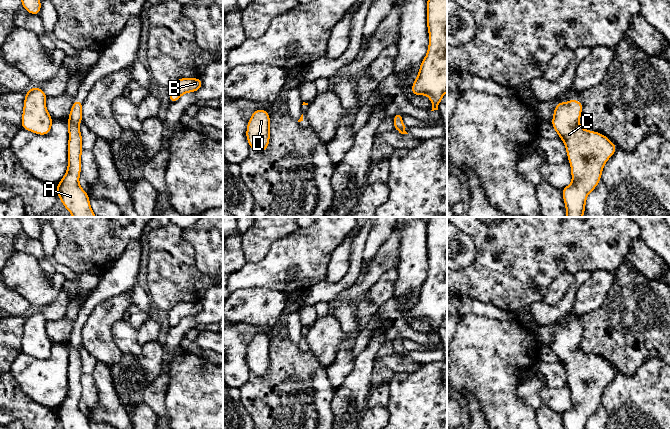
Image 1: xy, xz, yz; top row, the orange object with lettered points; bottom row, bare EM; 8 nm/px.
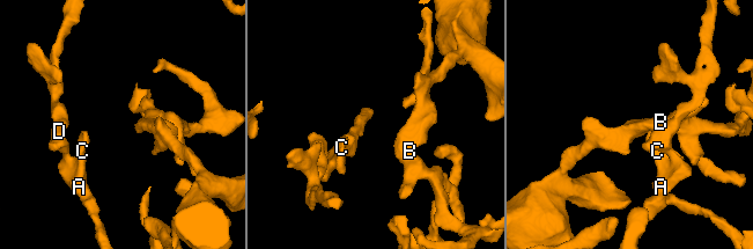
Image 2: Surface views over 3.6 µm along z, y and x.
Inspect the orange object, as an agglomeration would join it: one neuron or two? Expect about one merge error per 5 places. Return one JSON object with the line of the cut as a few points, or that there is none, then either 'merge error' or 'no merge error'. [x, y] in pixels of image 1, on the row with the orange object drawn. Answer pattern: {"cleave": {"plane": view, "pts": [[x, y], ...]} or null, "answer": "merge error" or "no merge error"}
{"cleave": null, "answer": "no merge error"}

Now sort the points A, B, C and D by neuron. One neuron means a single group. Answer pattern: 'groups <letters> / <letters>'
groups A B C D

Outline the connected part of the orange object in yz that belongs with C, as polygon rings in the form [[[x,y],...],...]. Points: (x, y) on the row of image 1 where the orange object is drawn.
[[[569,99],[567,103],[559,101],[555,106],[551,122],[566,147],[567,158],[571,166],[572,183],[562,188],[566,206],[565,217],[582,217],[585,214],[587,196],[599,184],[605,163],[618,148],[605,135],[585,130],[579,125],[582,108],[582,102],[575,99]]]

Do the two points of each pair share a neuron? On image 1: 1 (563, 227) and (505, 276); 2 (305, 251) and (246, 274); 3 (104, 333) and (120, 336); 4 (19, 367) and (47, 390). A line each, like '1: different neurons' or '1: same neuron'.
1: same neuron
2: same neuron
3: different neurons
4: same neuron

